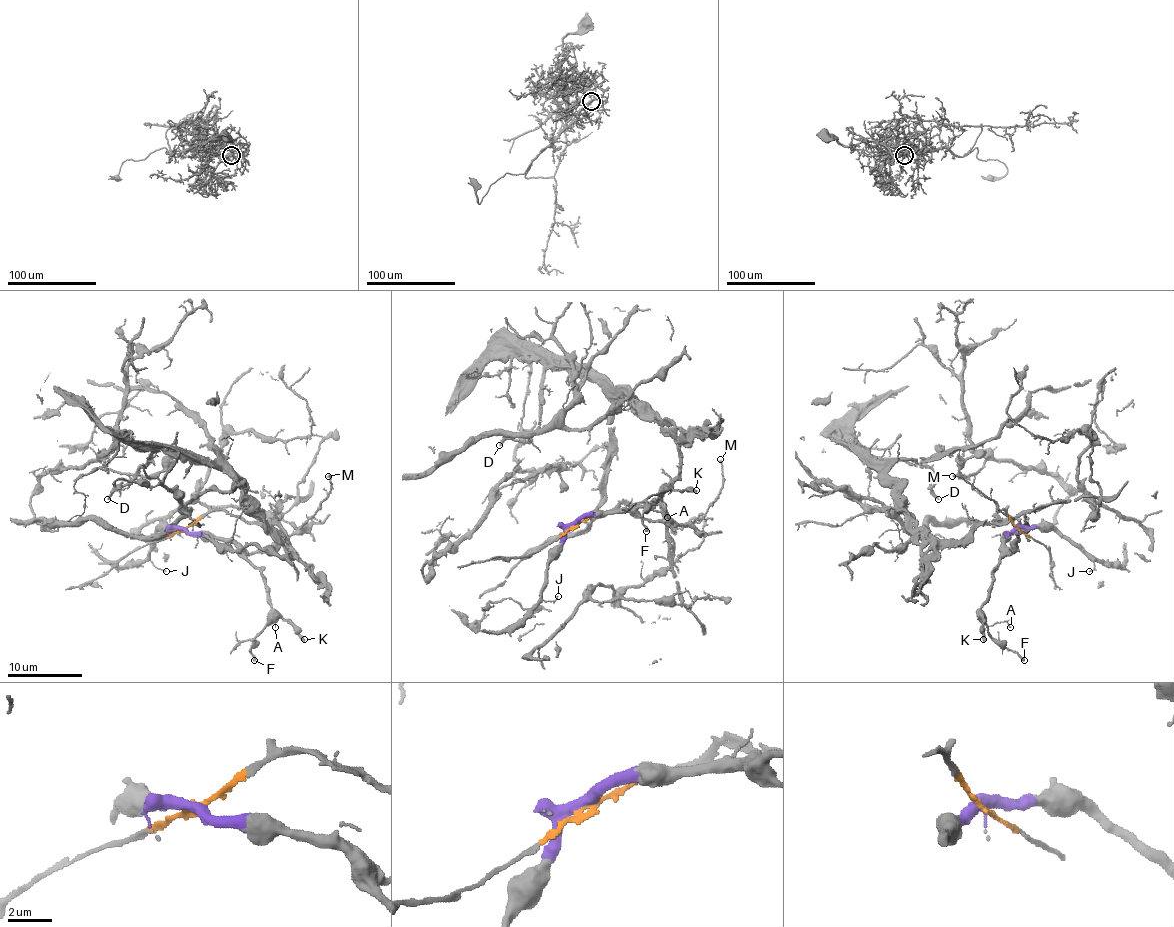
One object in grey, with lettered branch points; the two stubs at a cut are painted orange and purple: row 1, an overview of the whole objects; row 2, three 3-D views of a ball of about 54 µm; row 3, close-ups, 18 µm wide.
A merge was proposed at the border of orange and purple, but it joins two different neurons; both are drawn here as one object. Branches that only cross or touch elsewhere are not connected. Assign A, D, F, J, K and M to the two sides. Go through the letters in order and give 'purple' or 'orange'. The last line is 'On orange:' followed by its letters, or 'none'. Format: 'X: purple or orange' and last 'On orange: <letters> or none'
A: purple
D: orange
F: purple
J: purple
K: purple
M: purple
On orange: D

